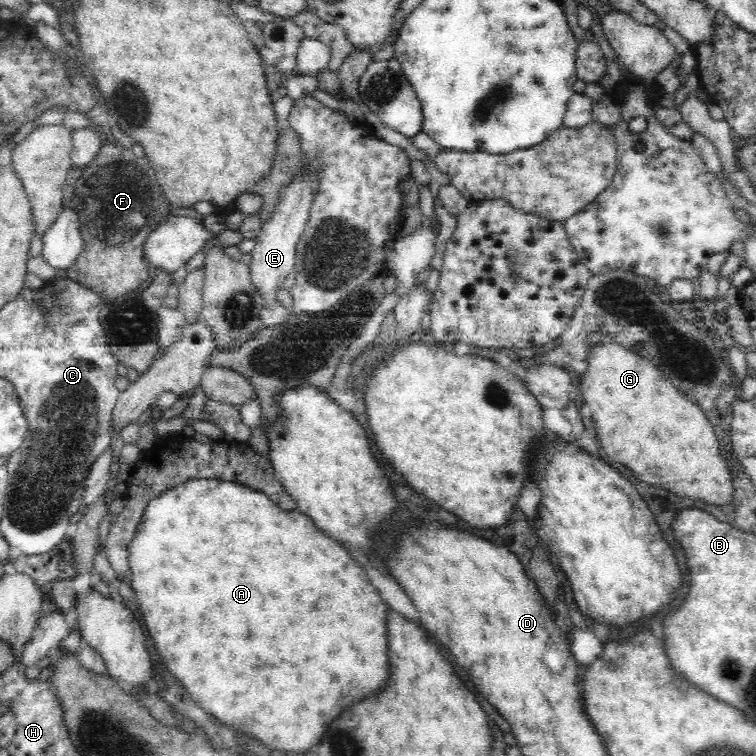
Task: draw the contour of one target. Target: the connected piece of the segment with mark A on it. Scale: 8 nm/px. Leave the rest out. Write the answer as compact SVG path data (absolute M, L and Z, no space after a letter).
M190 479L160 493L148 503L136 534L129 542L128 560L132 590L144 612L144 628L148 628L163 665L182 682L202 711L243 733L244 738L257 738L272 750L306 752L320 742L324 726L328 726L328 722L332 722L332 718L336 718L352 698L376 690L376 686L388 678L388 640L384 630L384 614L388 607L378 590L370 584L366 572L346 550L342 550L332 538L324 536L308 515L297 510L282 512L267 495L252 490L252 487L218 479Z

